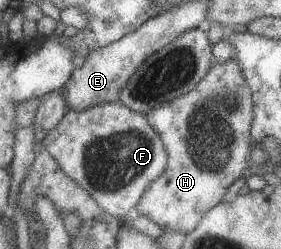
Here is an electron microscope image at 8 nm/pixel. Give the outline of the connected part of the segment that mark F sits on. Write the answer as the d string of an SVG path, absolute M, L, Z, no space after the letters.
M123 101L117 102L99 102L95 106L91 106L89 110L68 110L68 113L63 117L63 120L59 123L59 126L51 129L51 132L45 134L45 138L42 140L45 144L45 148L53 154L53 158L59 161L59 164L63 167L63 170L71 177L74 178L103 208L106 212L115 216L115 218L125 222L133 215L137 213L137 205L141 202L145 190L151 186L151 182L155 182L161 174L165 173L167 164L169 163L169 154L167 154L167 149L161 134L158 130L155 130L154 126L151 126L149 120L147 120L147 115L145 113L135 112L130 106L127 106Z

